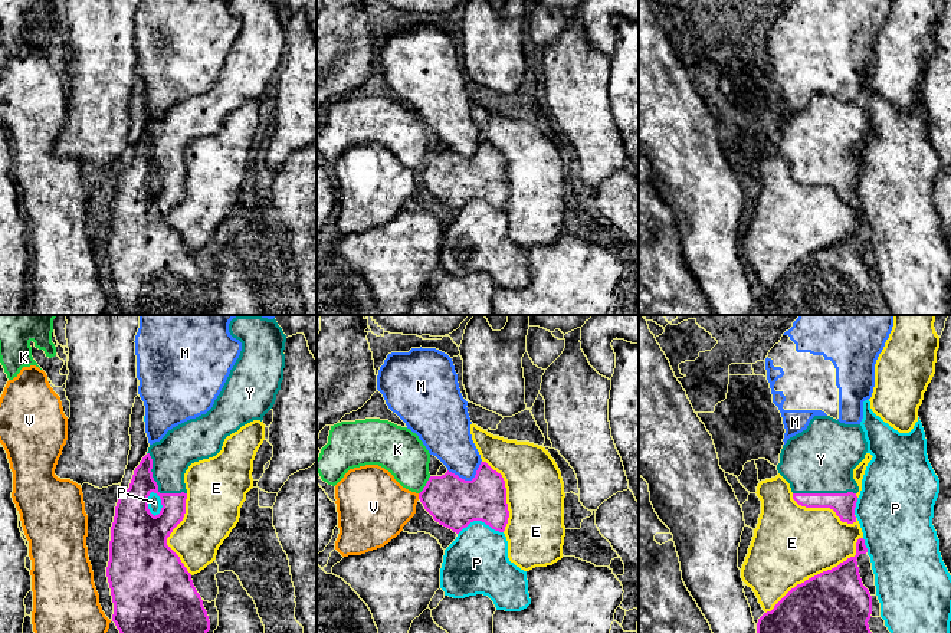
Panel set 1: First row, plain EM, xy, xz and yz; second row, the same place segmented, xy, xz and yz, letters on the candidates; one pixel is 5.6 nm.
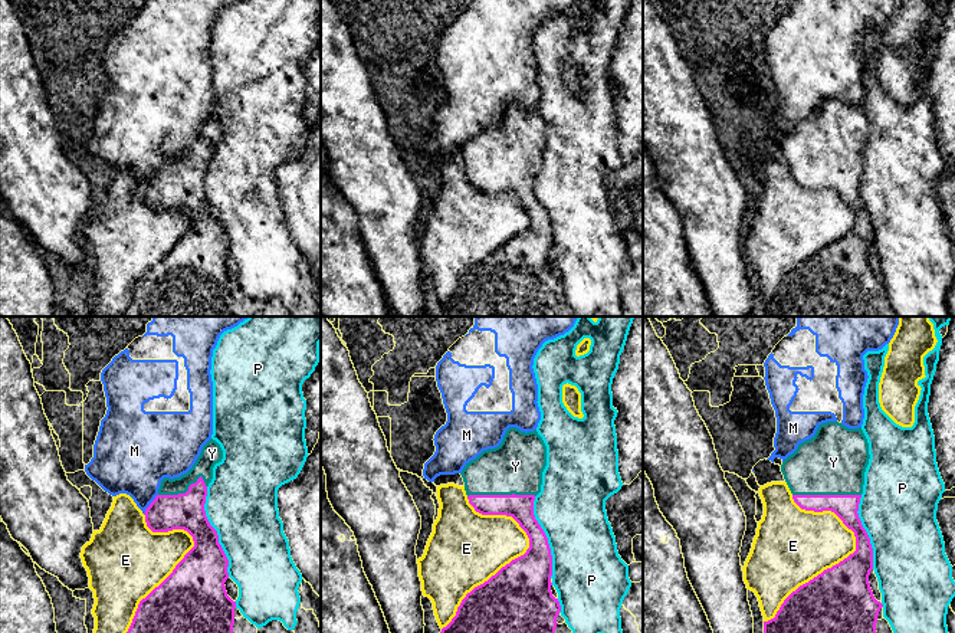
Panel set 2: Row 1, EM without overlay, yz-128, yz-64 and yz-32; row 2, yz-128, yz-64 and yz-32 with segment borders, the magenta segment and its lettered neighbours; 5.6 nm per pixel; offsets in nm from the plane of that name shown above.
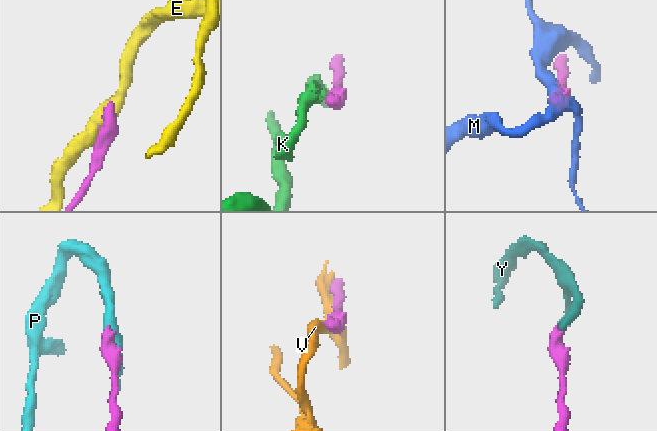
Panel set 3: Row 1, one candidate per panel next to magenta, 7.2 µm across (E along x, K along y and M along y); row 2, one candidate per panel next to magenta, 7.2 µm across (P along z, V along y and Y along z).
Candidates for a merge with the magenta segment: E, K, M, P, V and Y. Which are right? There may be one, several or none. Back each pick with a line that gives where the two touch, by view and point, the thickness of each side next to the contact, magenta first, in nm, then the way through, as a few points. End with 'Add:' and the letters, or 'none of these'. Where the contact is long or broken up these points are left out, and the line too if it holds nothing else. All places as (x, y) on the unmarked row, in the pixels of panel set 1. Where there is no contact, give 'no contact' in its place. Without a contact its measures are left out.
Y: xy (157, 163) | 220/220 nm
Add: Y

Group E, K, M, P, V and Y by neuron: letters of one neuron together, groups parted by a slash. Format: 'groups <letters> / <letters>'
groups E / K / M / P / V / Y

